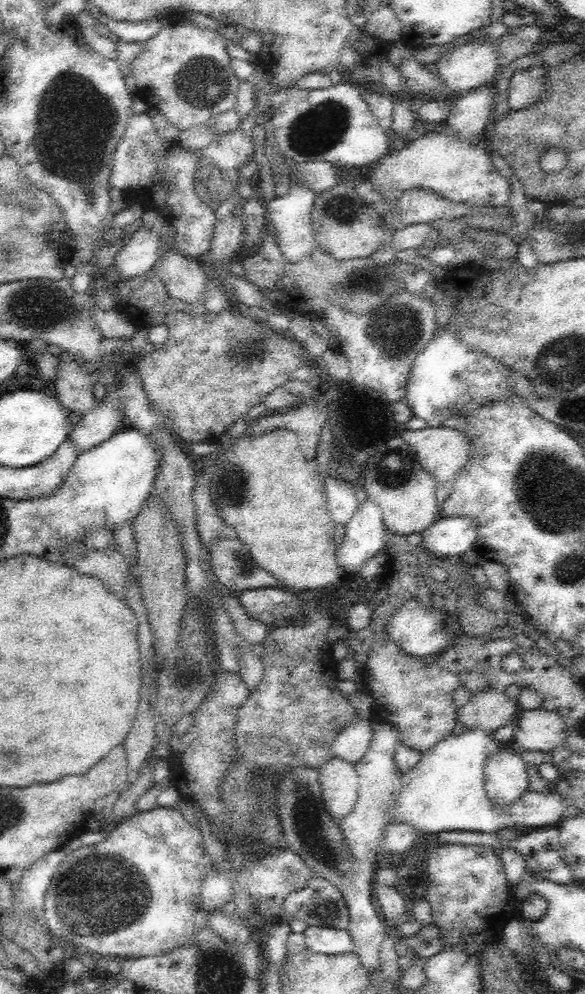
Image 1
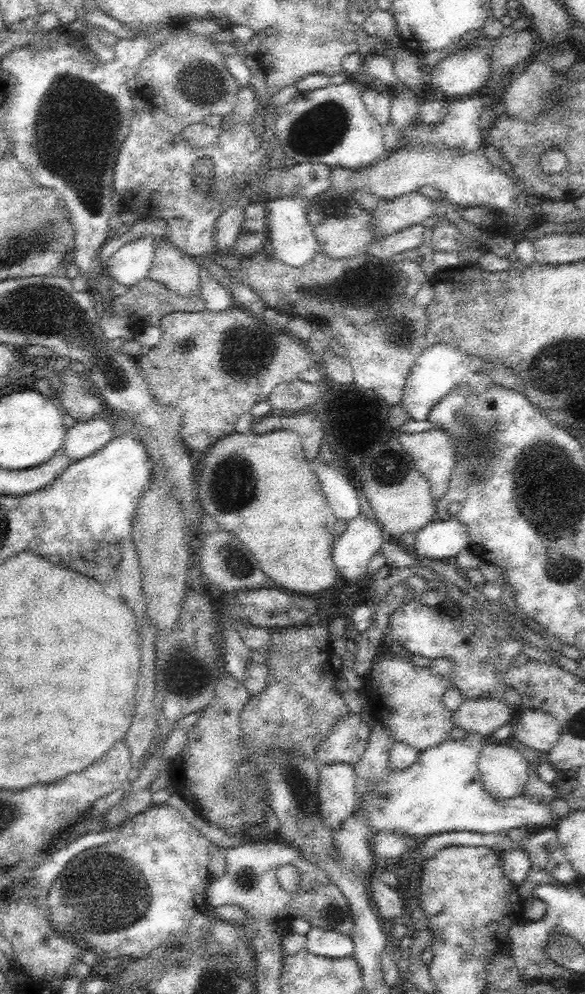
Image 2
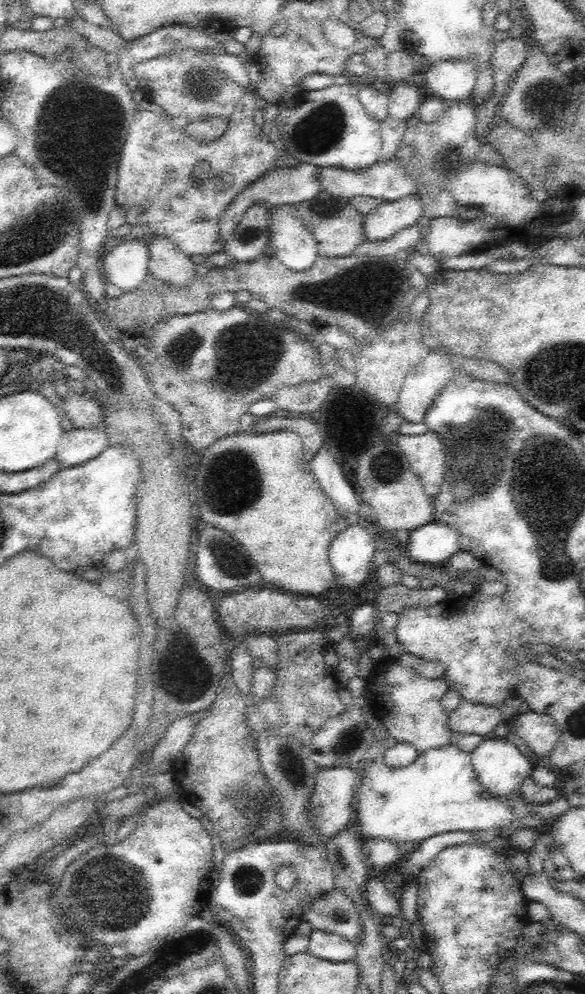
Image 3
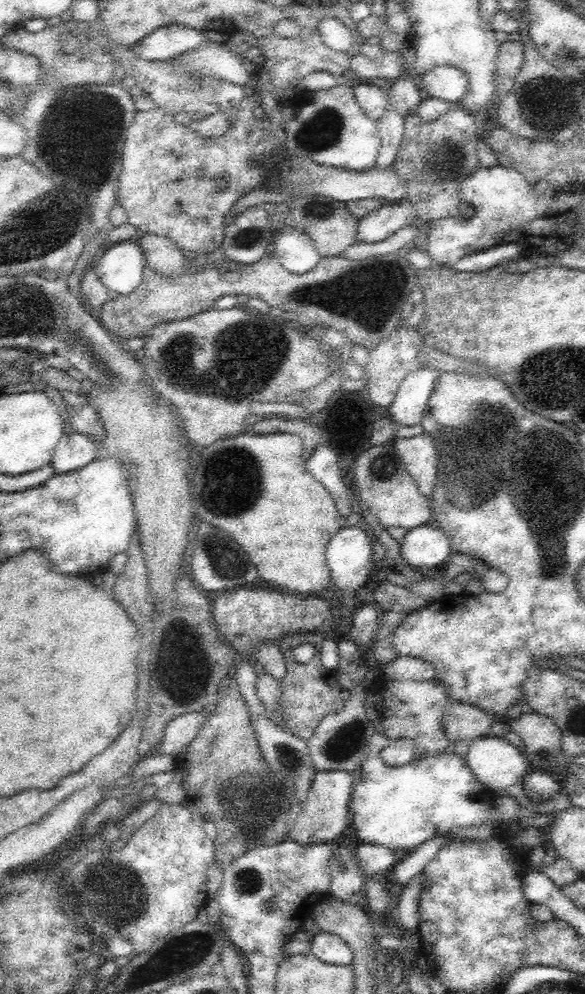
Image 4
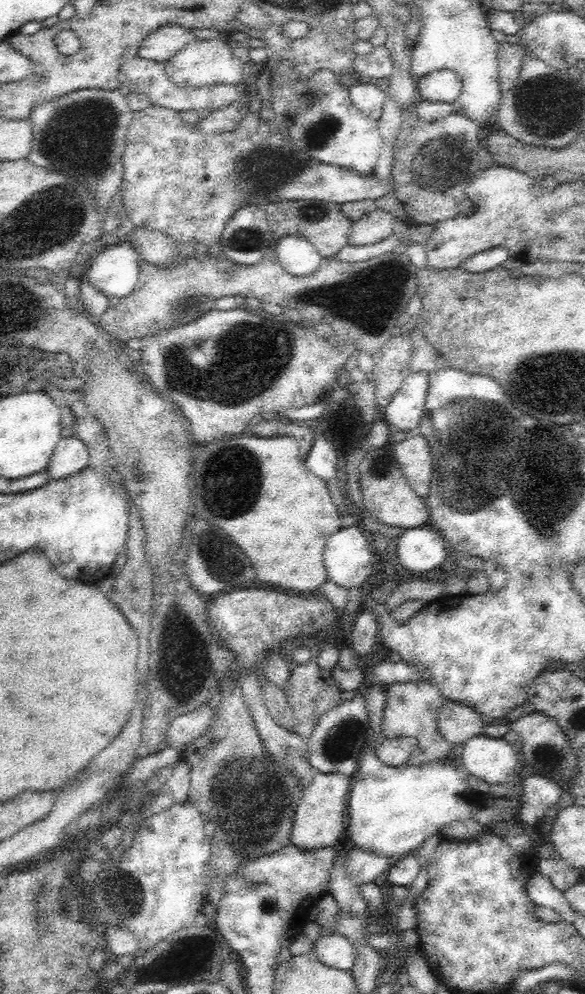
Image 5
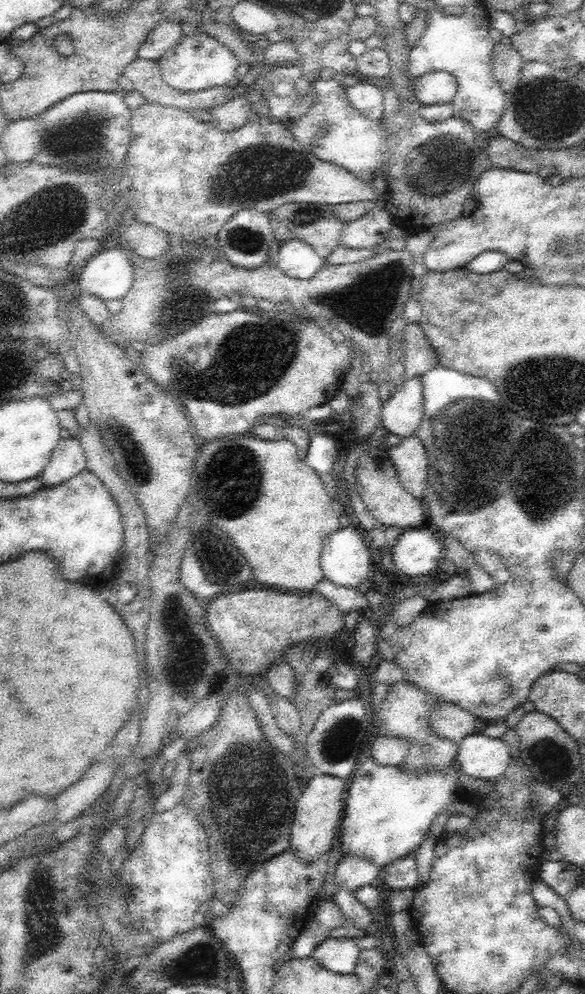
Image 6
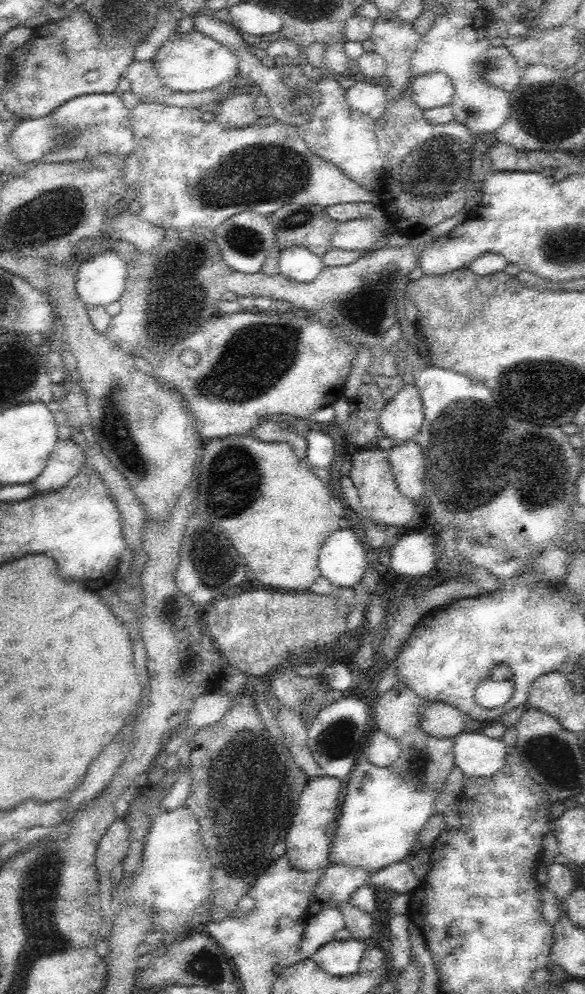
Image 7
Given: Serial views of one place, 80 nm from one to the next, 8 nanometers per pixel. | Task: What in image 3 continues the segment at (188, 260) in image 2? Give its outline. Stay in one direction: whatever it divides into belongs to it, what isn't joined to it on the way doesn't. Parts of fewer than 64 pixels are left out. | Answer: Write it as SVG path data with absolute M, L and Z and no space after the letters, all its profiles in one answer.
M148 236L150 260L148 270L150 275L178 287L190 284L198 274L198 266L184 254L169 238L165 236Z

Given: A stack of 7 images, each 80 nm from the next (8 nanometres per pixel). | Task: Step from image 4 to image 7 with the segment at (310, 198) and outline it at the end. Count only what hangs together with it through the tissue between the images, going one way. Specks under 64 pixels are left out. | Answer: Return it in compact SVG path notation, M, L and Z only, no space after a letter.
M286 203L266 216L274 229L277 246L303 246L323 257L331 246L331 238L340 224L328 216L324 206Z

